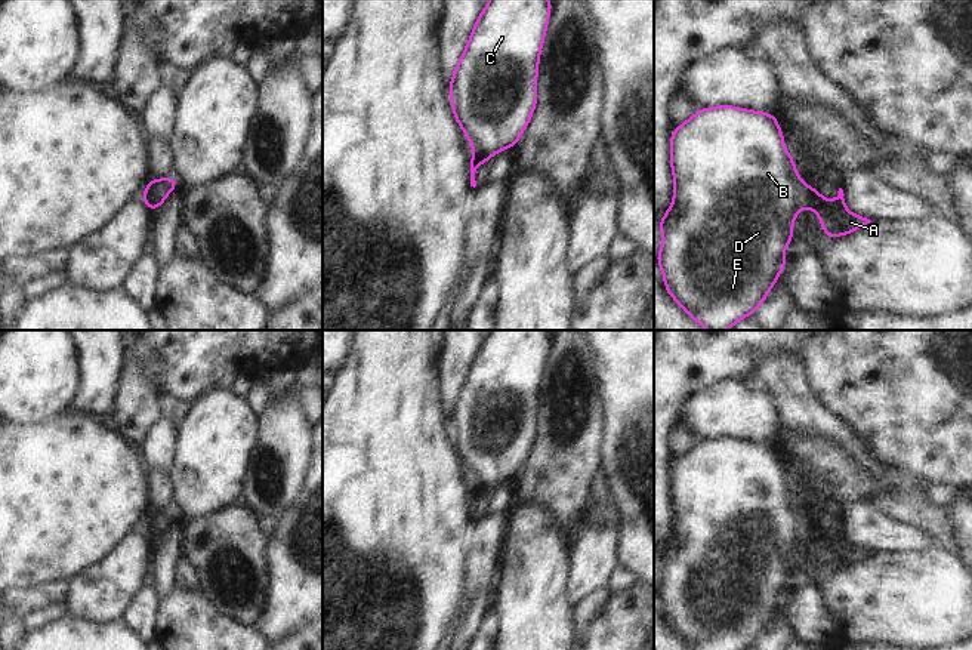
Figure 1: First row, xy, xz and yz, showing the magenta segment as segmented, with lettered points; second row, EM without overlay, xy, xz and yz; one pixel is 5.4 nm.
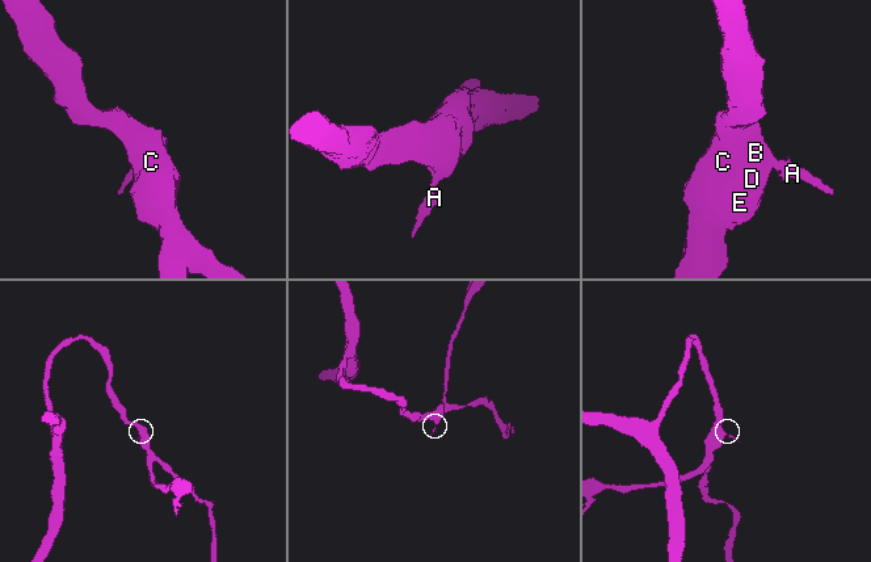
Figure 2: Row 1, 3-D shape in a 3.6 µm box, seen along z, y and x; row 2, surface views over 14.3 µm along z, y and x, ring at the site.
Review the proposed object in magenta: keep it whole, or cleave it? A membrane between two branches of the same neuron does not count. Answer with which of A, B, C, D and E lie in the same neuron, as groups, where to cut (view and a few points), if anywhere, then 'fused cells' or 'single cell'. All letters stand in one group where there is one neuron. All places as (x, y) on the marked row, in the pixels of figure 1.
groups A / B C D E; cut yz (810, 187), (805, 203); fused cells

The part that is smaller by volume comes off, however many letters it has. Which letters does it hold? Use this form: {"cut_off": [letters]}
{"cut_off": ["A"]}

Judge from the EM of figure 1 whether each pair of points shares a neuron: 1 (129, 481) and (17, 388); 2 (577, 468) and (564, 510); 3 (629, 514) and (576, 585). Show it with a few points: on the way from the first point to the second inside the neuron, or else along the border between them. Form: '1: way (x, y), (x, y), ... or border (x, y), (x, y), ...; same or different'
1: border (68, 407), (42, 422), (18, 424); different
2: way (567, 478), (564, 481), (564, 499); same
3: border (610, 495), (617, 510), (617, 563); different

